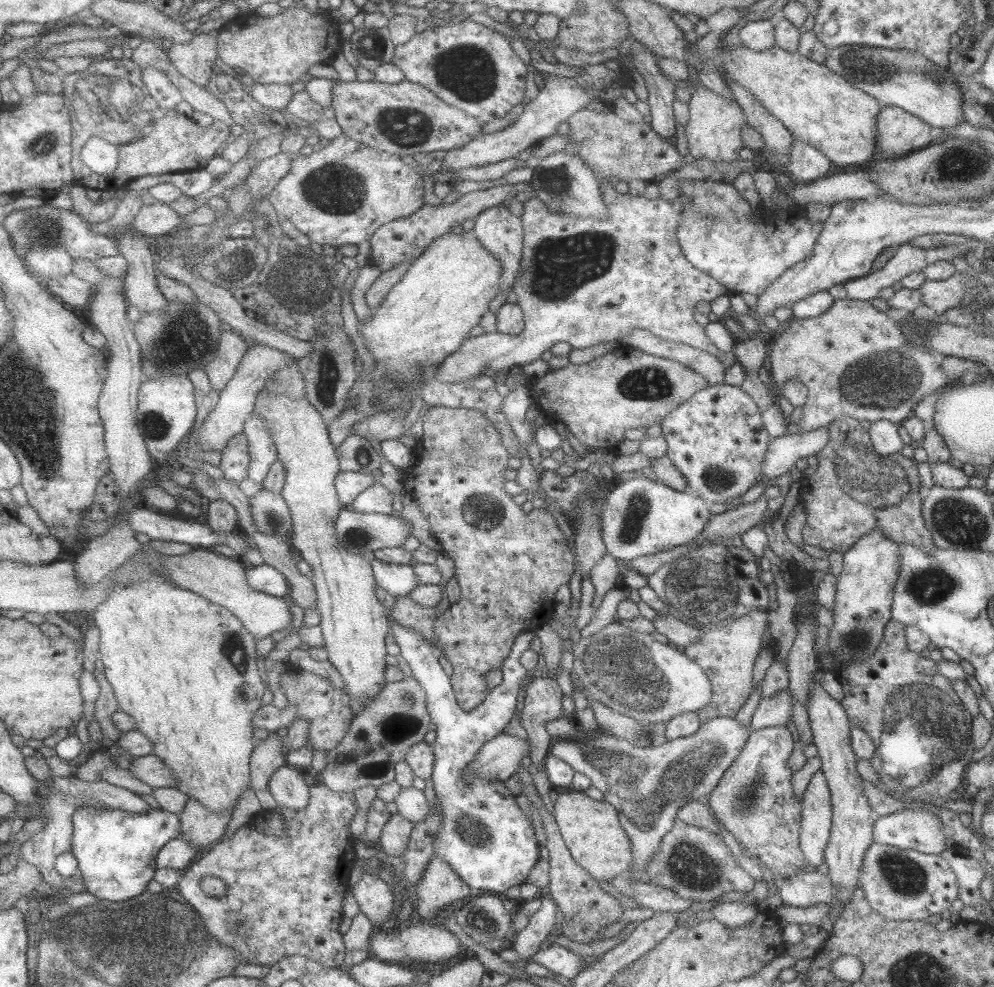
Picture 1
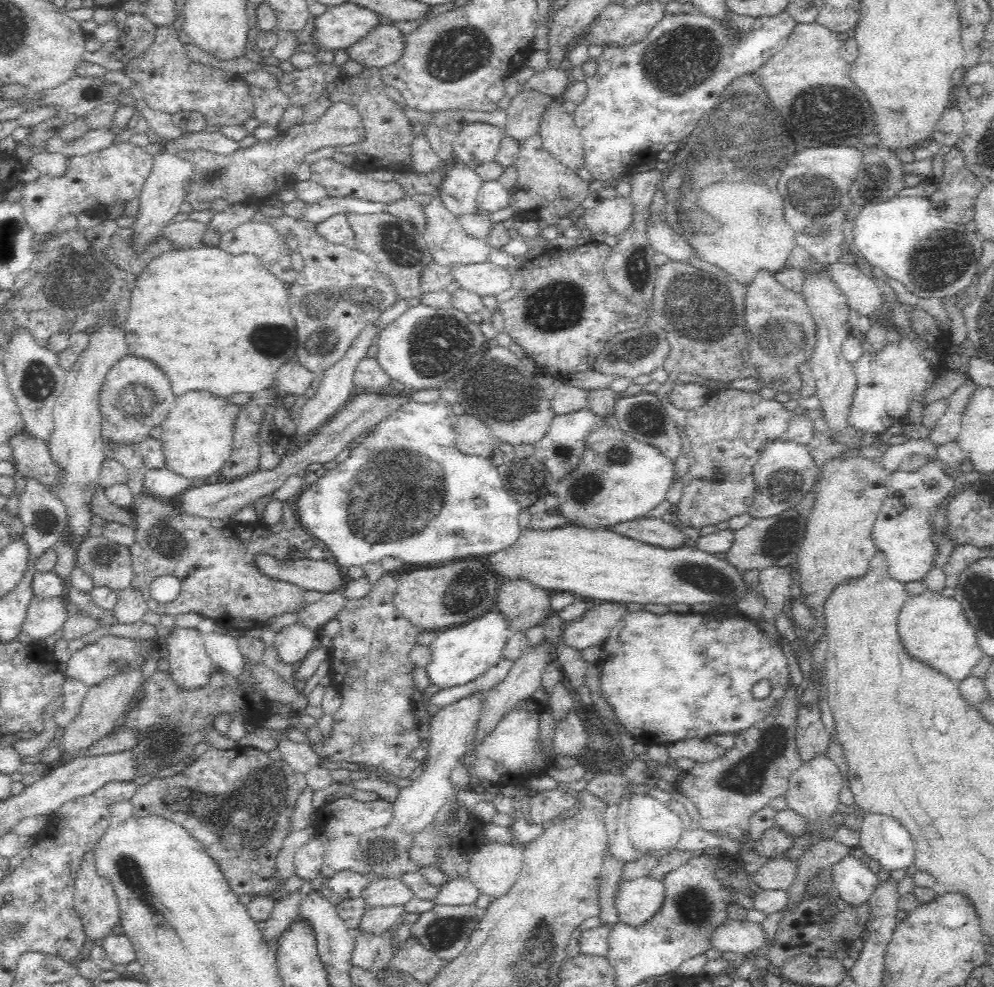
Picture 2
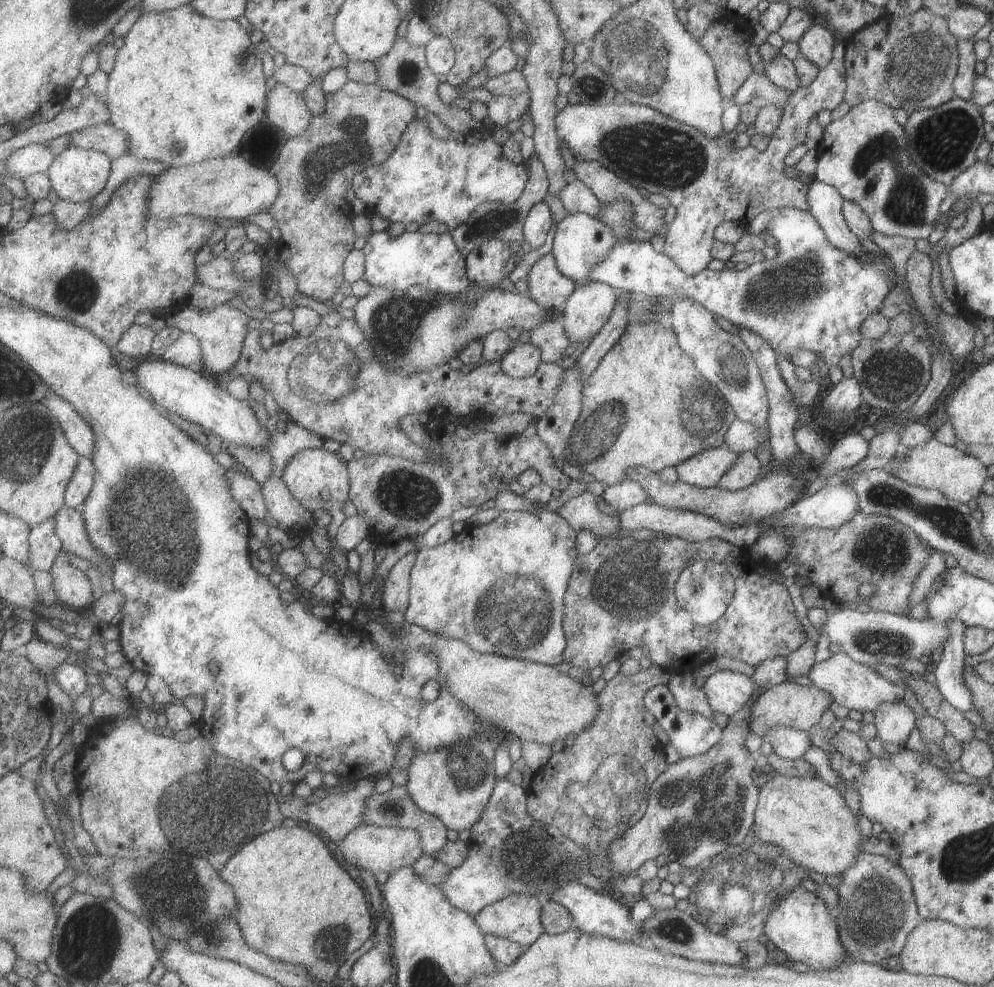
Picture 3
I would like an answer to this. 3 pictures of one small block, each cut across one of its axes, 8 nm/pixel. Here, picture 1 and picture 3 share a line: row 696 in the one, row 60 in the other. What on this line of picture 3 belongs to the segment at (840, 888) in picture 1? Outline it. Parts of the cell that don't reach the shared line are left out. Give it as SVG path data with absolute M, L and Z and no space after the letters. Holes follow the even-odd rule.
M816 21L799 40L798 51L811 64L822 69L831 60L835 46L835 34L822 22Z

